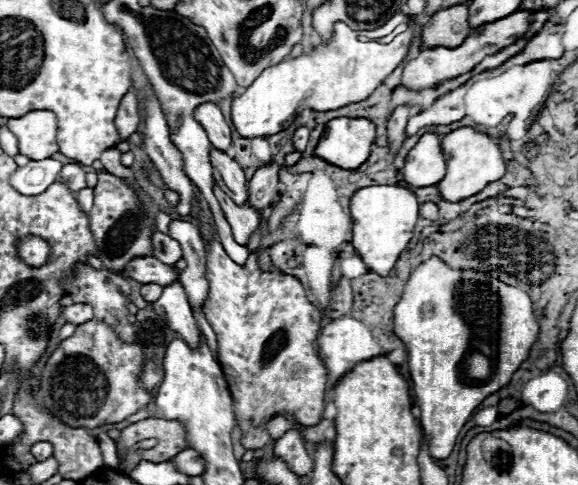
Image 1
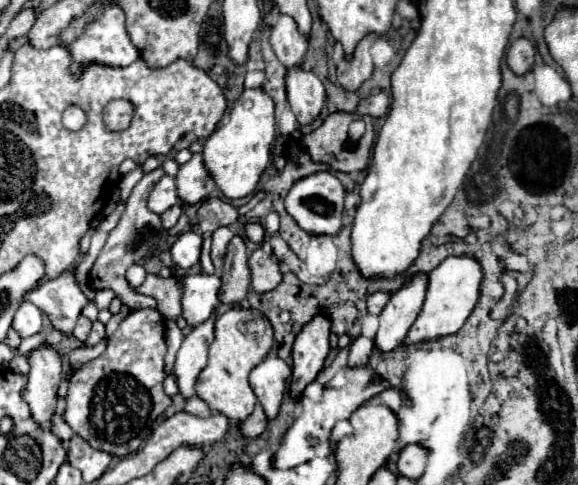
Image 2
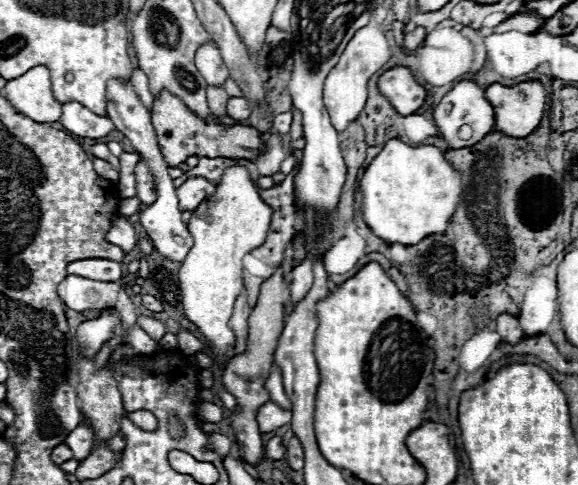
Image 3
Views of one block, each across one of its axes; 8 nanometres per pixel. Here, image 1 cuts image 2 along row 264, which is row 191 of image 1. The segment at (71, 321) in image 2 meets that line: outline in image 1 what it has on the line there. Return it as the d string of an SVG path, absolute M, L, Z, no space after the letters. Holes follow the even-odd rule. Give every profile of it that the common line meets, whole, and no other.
M66 164L60 172L60 182L64 182L72 192L86 188L86 172L80 164Z

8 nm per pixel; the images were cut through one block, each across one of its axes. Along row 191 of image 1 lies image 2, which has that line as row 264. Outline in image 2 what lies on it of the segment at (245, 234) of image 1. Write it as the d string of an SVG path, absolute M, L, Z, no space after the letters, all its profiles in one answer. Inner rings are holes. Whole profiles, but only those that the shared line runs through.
M220 226L218 230L212 232L212 262L216 266L216 274L220 274L220 270L222 270L222 258L226 254L226 246L232 236L234 236L234 232L226 226Z

